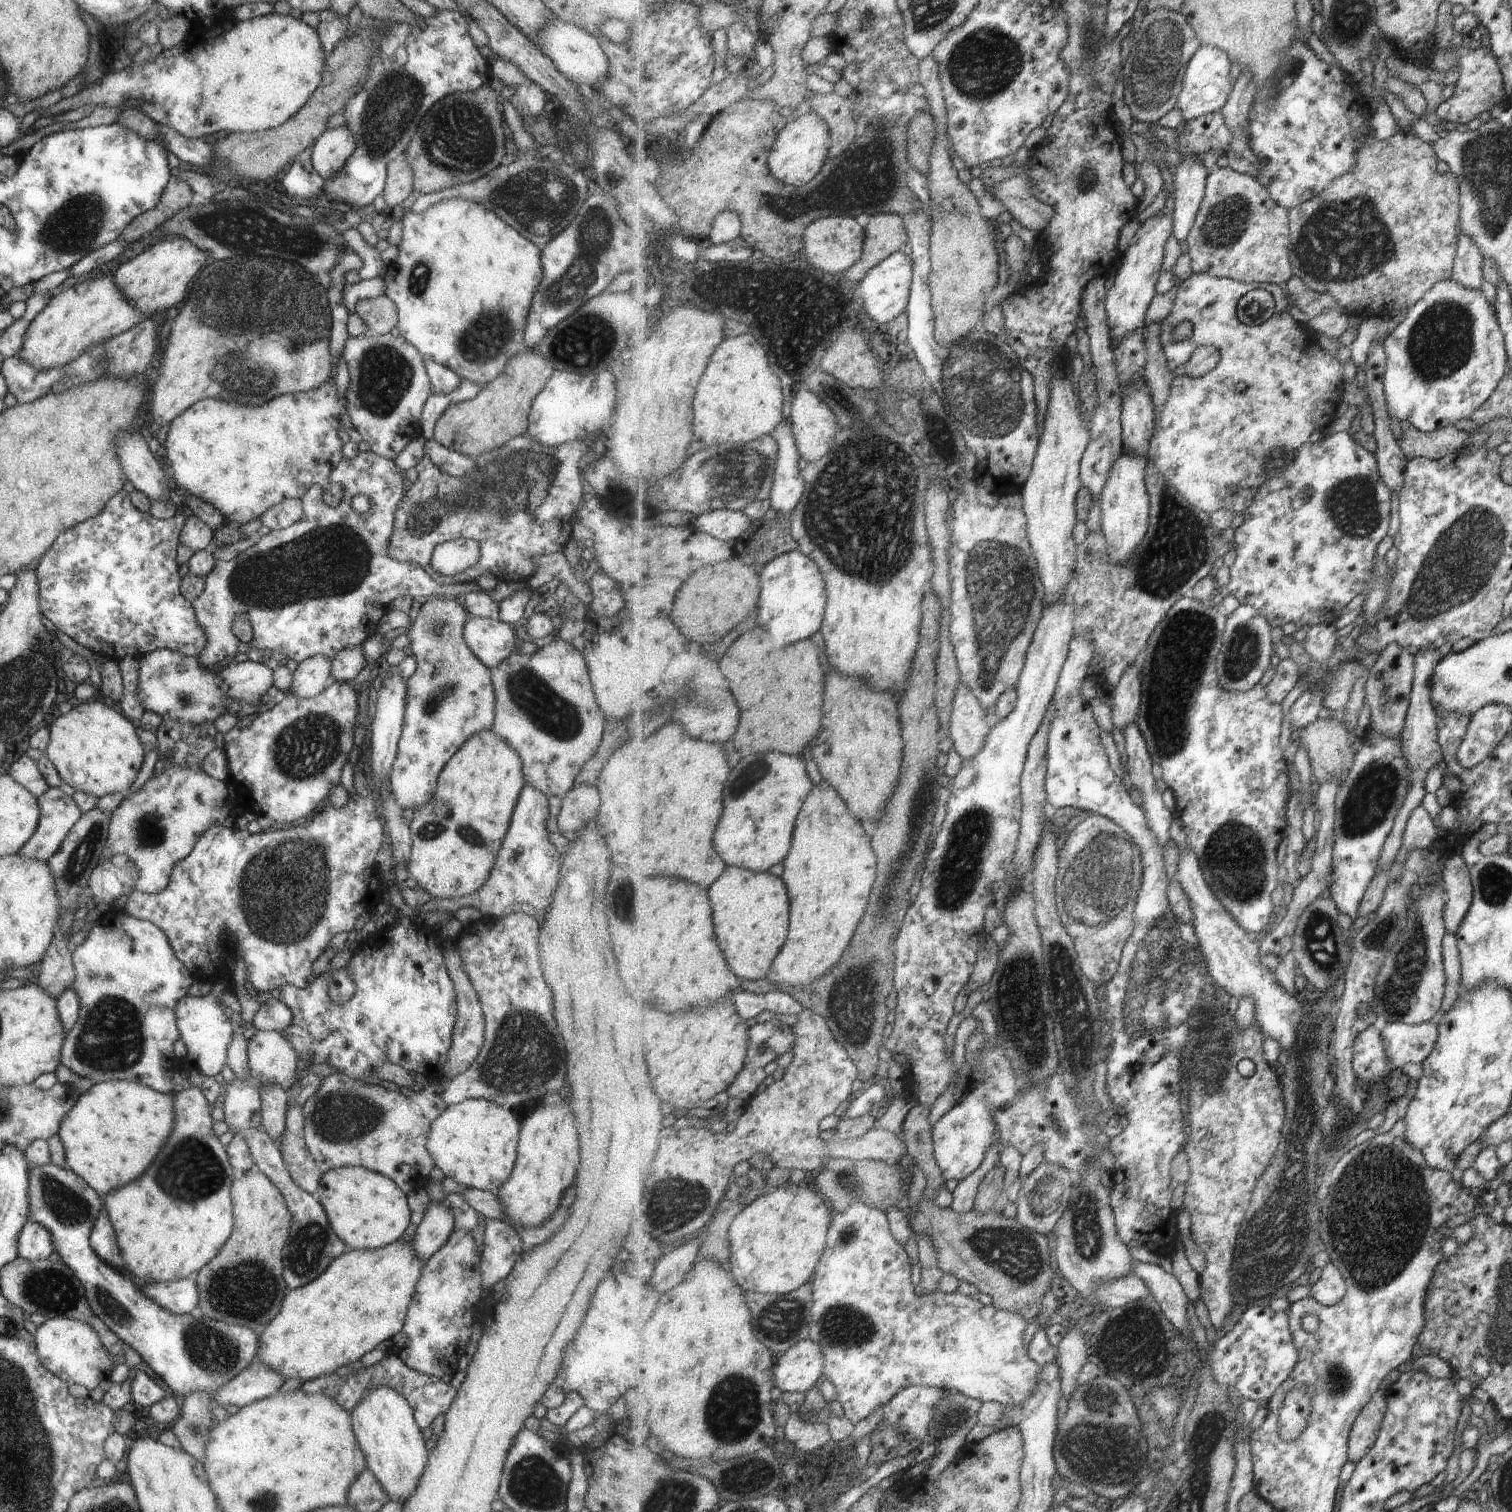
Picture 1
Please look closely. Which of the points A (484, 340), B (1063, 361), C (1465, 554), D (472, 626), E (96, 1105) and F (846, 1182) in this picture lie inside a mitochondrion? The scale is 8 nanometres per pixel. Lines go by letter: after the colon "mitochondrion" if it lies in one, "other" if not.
A: mitochondrion
B: other
C: mitochondrion
D: other
E: other
F: mitochondrion

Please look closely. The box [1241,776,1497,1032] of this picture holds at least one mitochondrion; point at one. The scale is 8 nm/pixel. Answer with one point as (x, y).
(1400, 987)

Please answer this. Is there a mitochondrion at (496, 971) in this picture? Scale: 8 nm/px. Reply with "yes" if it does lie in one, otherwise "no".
no

